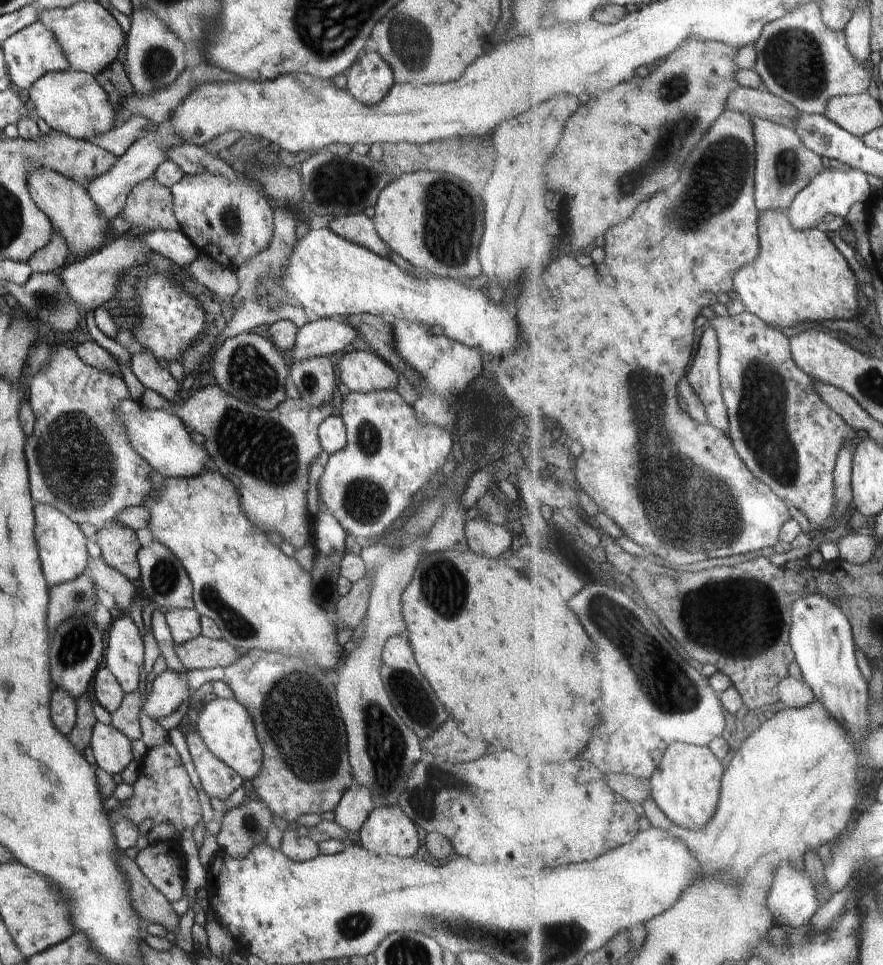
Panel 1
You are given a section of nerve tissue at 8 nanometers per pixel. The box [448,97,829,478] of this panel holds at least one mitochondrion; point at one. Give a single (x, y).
(716, 178)

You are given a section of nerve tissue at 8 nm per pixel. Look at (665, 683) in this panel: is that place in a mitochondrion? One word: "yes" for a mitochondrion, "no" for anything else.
yes

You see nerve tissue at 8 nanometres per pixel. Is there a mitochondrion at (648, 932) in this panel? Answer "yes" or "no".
no

